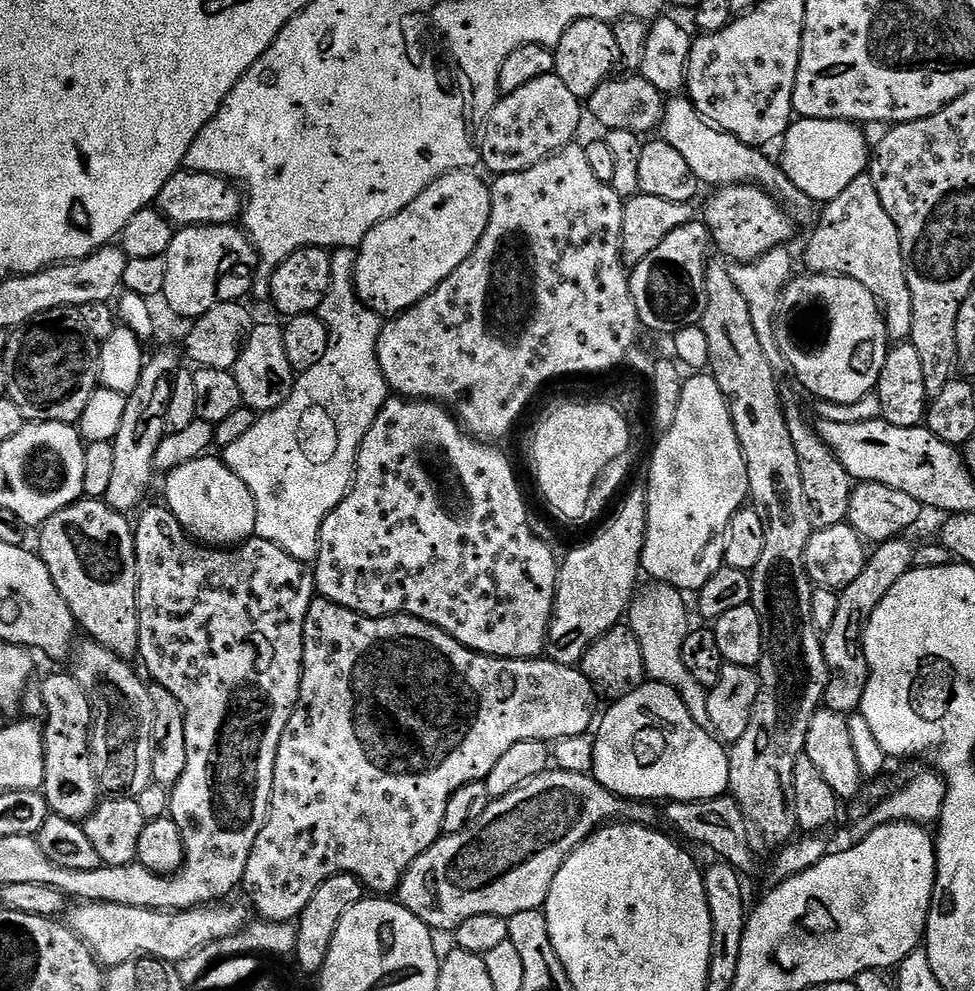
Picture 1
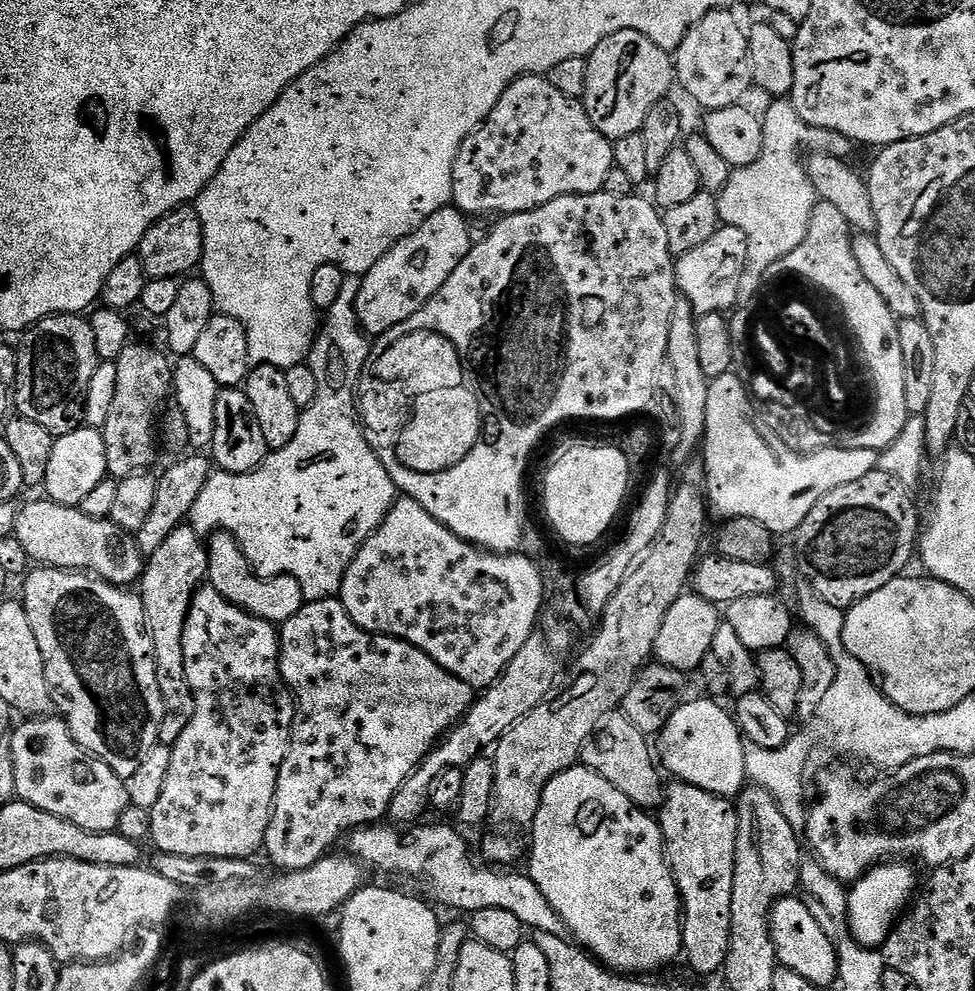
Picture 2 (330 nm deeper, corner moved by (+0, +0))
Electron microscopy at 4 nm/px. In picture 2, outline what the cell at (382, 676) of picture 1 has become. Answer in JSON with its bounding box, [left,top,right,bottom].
[263,598,474,873]

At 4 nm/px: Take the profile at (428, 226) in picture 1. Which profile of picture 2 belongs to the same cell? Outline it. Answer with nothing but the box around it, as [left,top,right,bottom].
[356,206,474,338]

